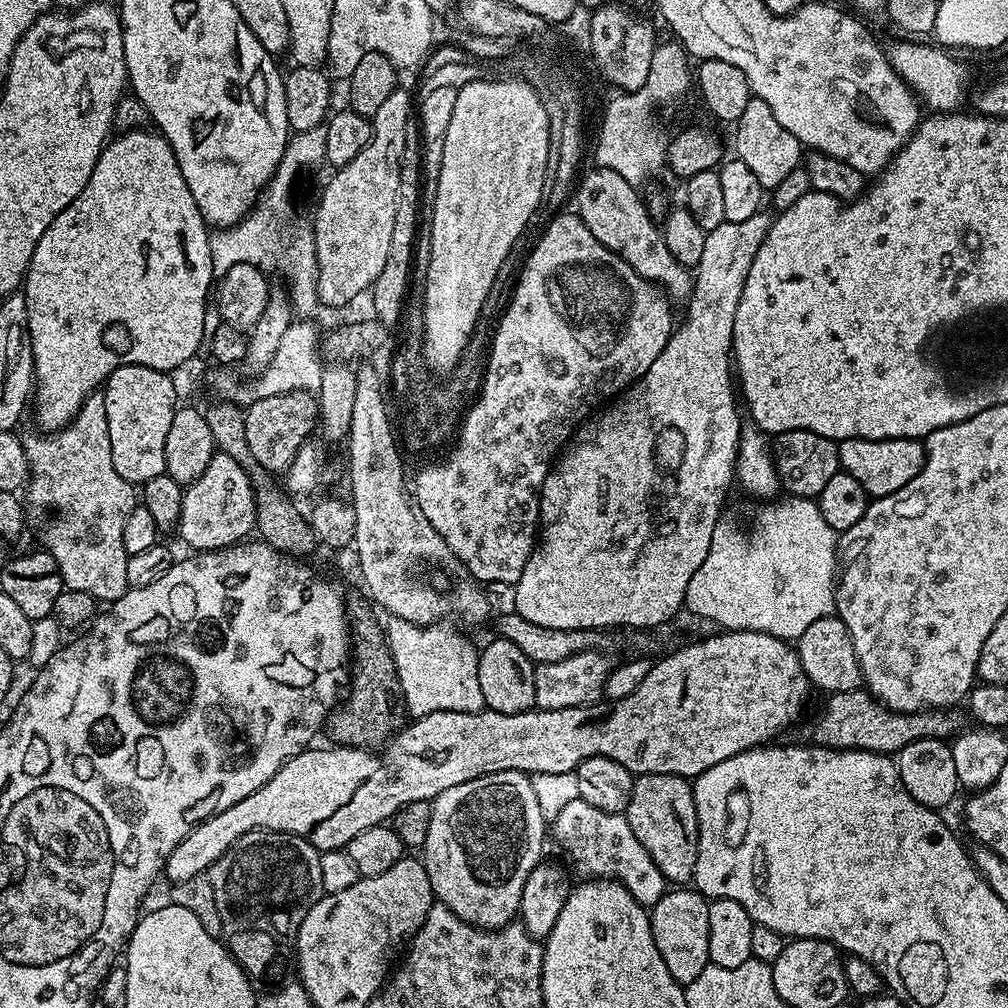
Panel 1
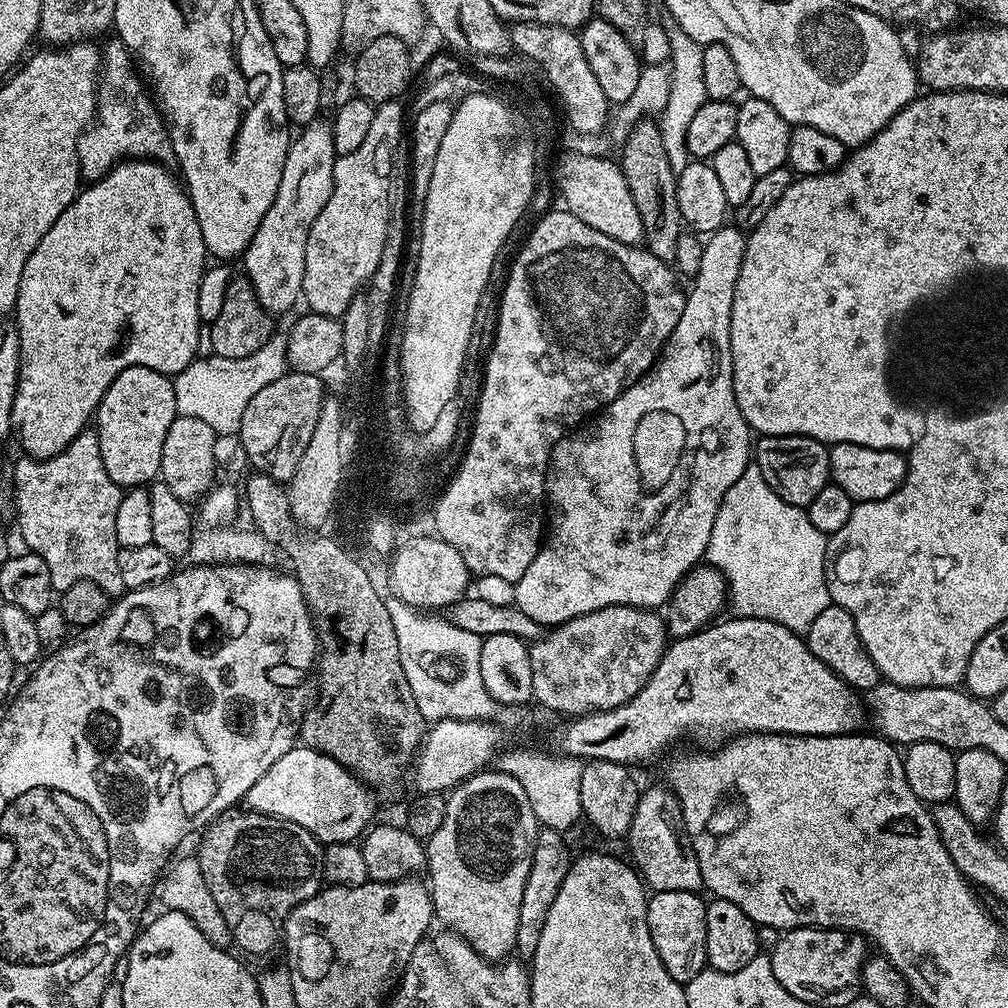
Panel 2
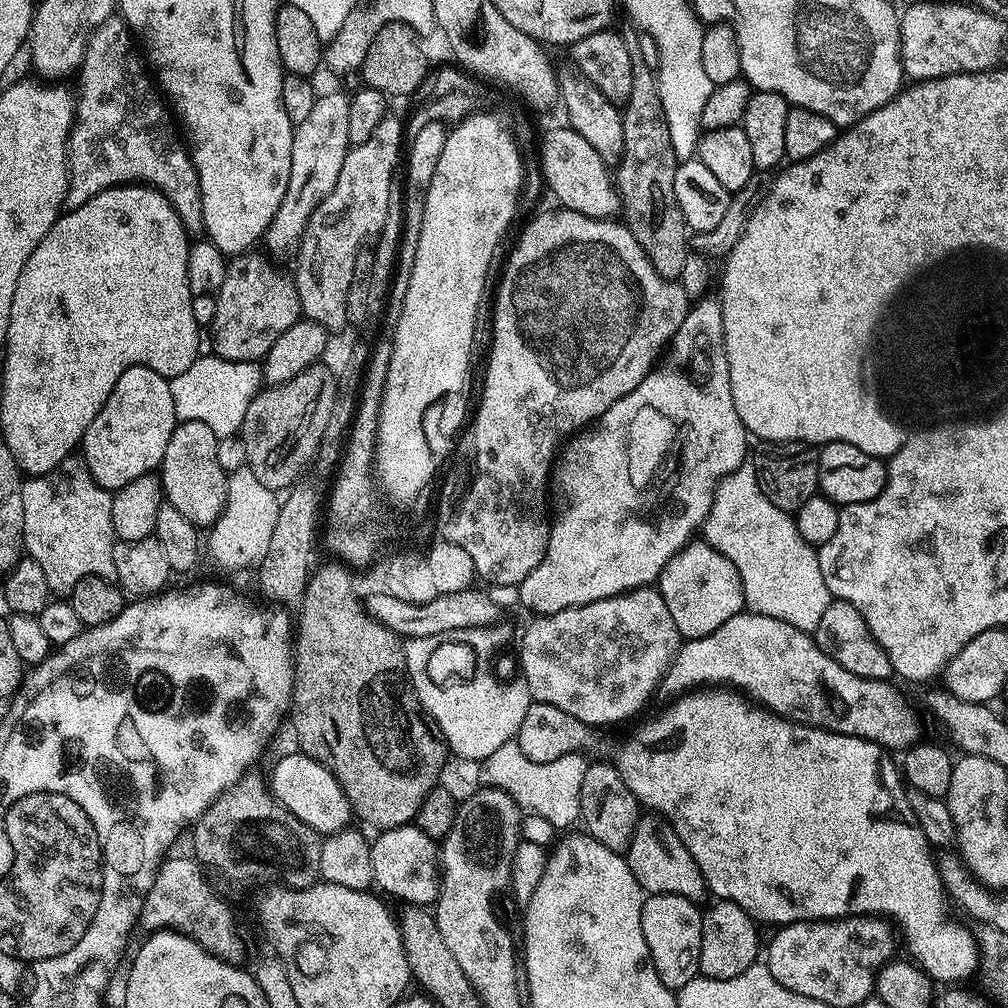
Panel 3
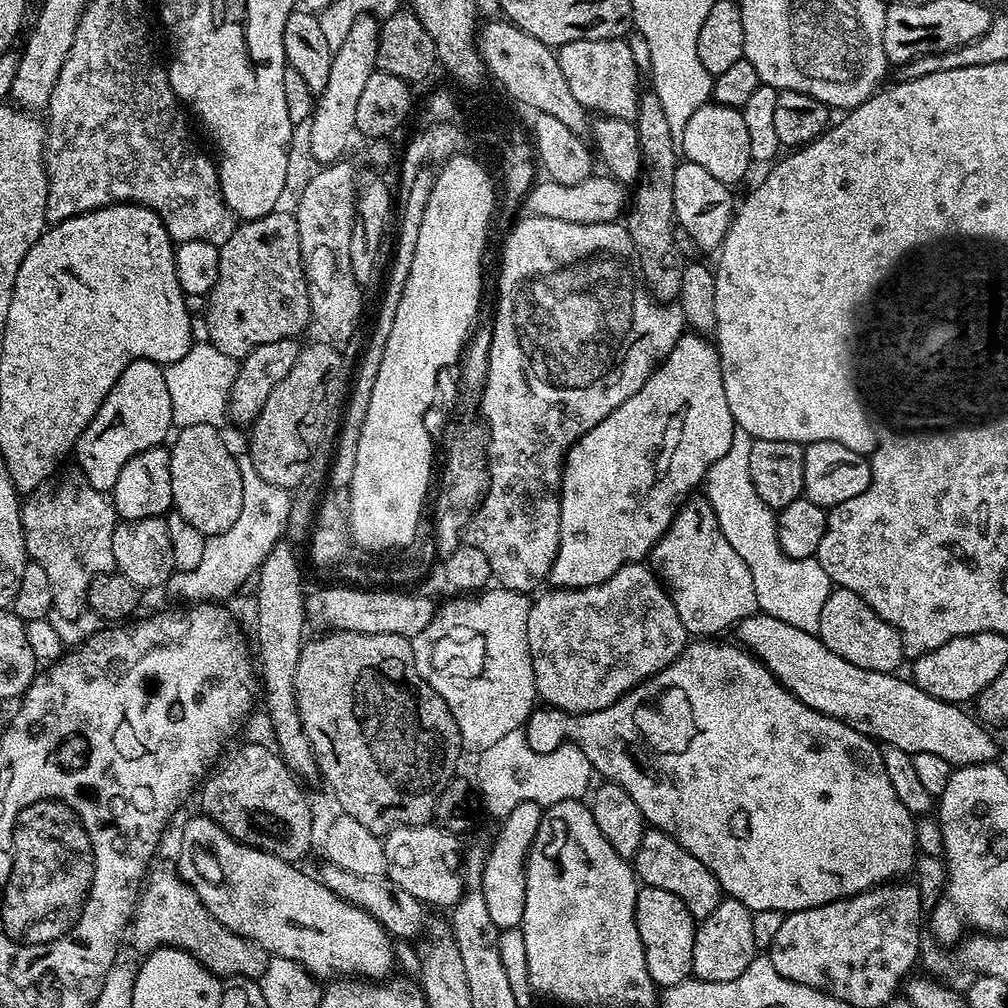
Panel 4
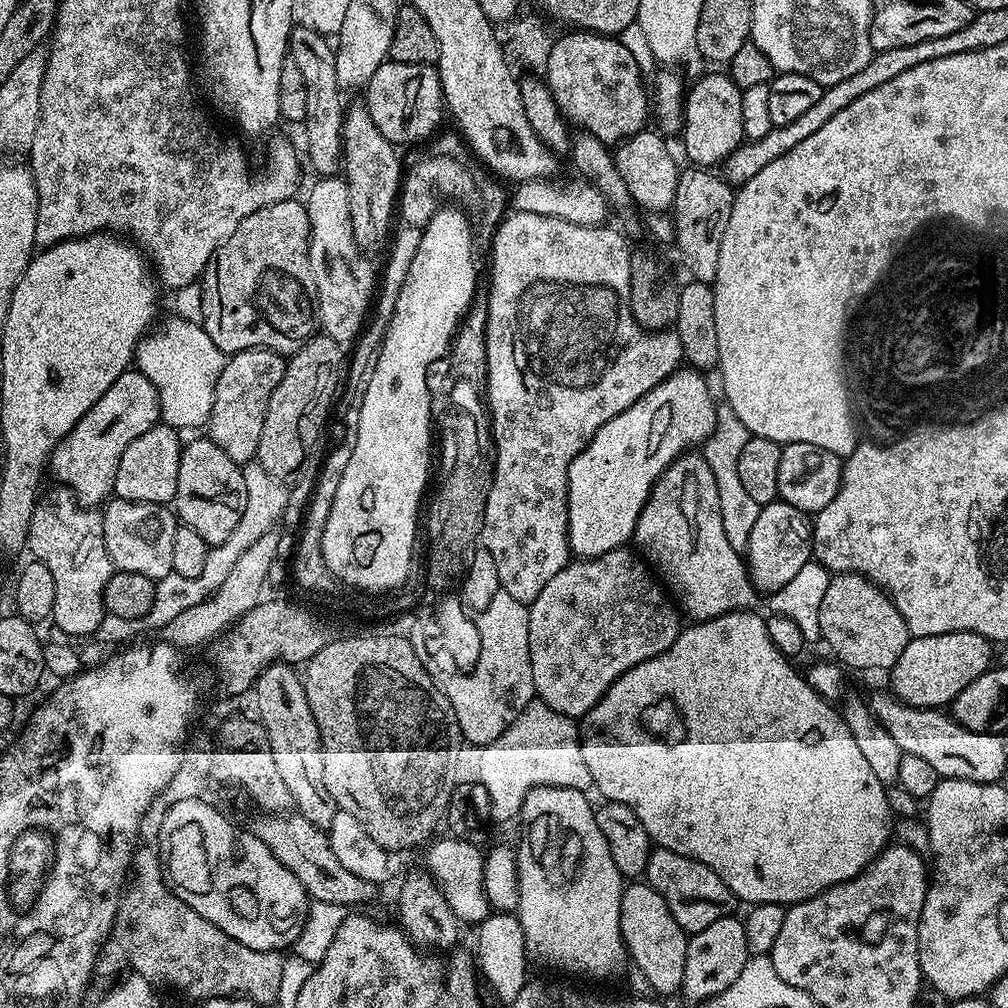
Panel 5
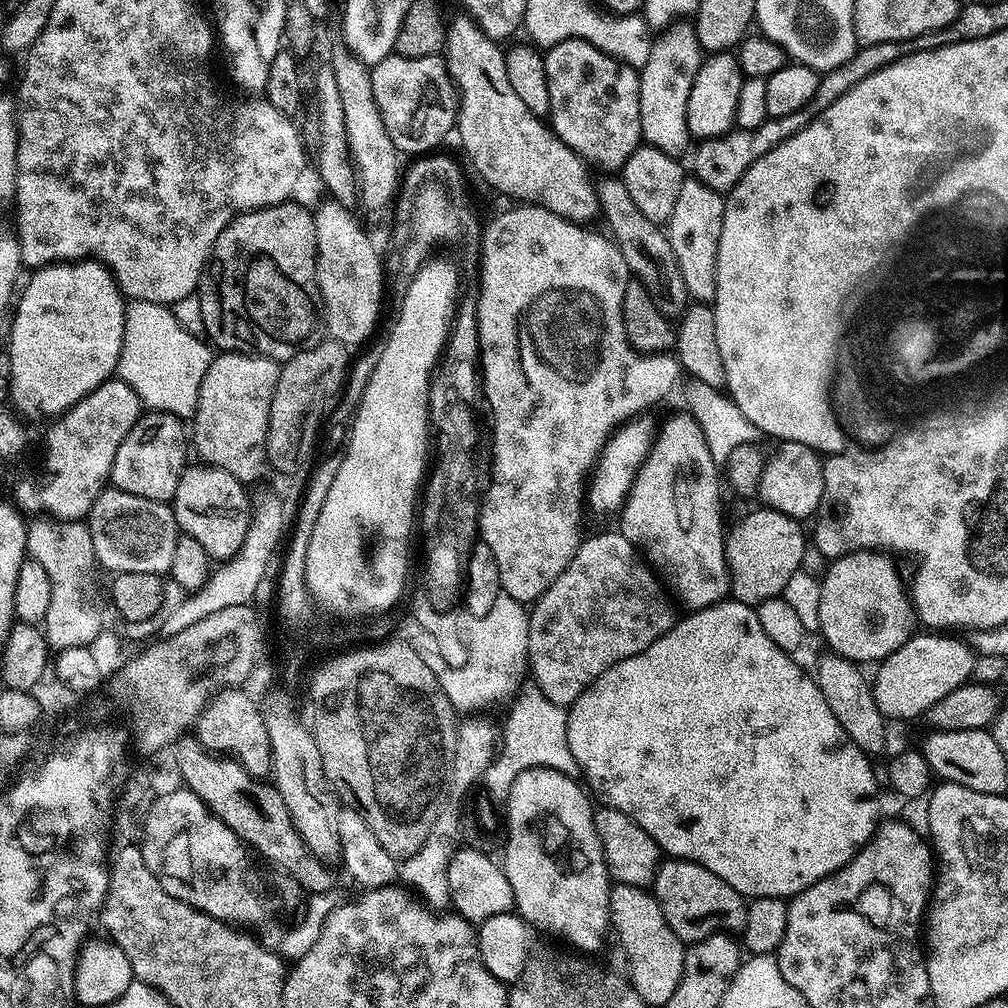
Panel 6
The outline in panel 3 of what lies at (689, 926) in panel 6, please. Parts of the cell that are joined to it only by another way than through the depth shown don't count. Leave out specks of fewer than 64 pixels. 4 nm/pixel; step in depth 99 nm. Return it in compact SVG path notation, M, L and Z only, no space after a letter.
M641 815L638 826L634 830L634 838L628 847L626 859L634 878L638 878L640 887L644 889L645 893L674 894L697 902L703 901L703 896L707 897L709 895L708 884L704 881L702 870L698 870L698 862L694 862L690 850L686 850L686 846L682 846L682 838L678 838L678 834L674 834L674 830L663 816Z

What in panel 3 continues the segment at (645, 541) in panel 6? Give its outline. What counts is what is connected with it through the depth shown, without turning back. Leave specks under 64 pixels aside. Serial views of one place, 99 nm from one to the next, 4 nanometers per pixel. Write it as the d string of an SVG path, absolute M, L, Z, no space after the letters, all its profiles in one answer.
M704 538L685 543L675 554L669 556L658 577L658 591L678 626L685 641L709 636L722 622L745 611L744 586L734 562L723 555Z

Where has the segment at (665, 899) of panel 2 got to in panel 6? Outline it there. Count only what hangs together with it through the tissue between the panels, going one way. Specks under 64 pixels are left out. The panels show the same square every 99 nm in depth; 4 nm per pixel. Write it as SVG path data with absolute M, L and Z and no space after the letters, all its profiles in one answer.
M613 883L610 894L610 928L624 947L628 959L627 979L632 989L650 1006L663 1006L678 990L678 982L684 973L685 941L670 930L662 914L659 902L651 891L629 884Z

